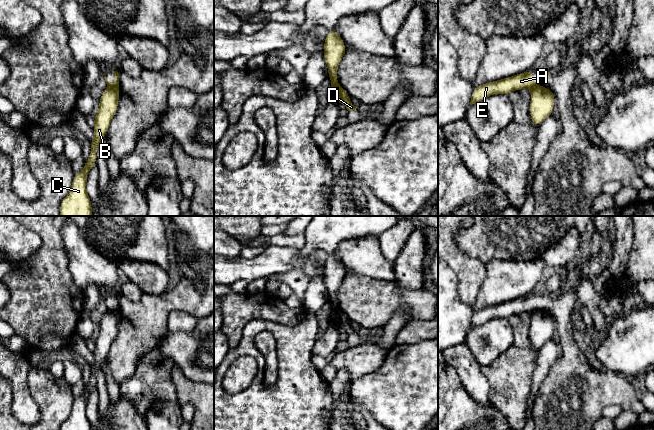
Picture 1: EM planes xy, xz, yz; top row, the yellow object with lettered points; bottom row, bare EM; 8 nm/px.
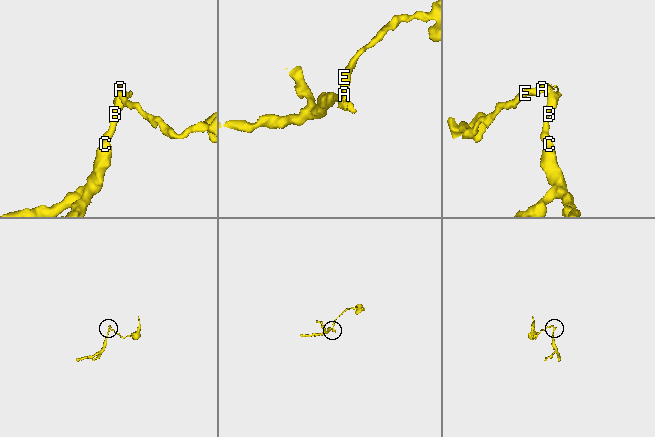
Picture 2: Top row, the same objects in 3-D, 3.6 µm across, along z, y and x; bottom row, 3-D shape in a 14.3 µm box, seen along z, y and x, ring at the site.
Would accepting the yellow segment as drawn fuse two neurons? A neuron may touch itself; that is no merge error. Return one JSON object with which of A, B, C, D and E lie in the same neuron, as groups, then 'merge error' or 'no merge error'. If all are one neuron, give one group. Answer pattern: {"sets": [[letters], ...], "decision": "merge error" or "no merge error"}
{"sets": [["A", "E"], ["B", "C", "D"]], "decision": "merge error"}

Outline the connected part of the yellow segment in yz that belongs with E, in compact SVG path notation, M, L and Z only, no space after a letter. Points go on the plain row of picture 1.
M529 294L525 297L520 297L515 300L485 307L483 309L475 311L471 321L470 329L478 327L495 317L509 319L512 315L523 312L531 314L536 310L537 309L533 304L533 295Z

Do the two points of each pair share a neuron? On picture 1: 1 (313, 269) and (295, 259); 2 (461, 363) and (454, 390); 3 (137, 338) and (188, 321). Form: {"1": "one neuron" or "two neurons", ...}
{"1": "one neuron", "2": "two neurons", "3": "two neurons"}

